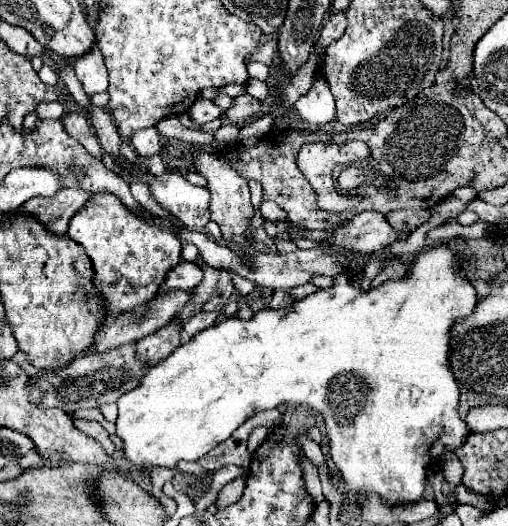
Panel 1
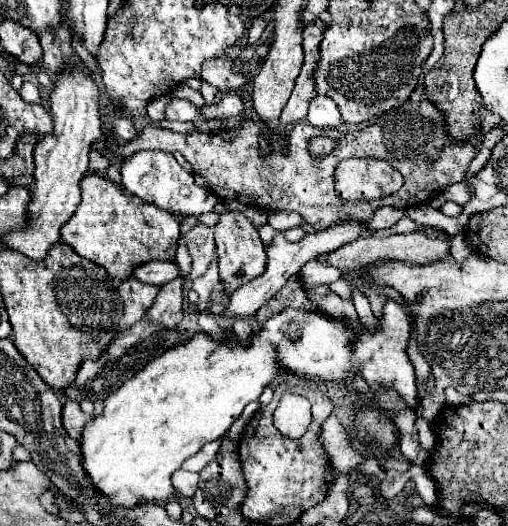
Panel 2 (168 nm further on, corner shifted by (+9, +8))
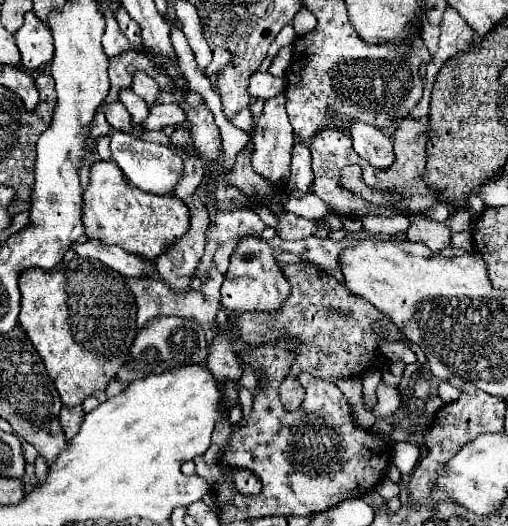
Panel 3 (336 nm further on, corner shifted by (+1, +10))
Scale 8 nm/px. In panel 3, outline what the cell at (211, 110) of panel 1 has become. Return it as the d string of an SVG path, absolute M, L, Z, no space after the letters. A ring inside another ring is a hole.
M177 103L171 105L155 105L149 109L149 117L145 119L143 127L153 131L153 129L163 129L165 125L183 125L185 113Z

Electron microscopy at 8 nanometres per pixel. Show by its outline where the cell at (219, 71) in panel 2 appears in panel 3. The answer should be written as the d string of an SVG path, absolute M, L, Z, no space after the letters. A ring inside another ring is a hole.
M213 47L213 61L209 63L209 67L205 69L205 75L207 77L215 77L227 63L231 63L231 53L225 51L225 49L219 49L219 47Z

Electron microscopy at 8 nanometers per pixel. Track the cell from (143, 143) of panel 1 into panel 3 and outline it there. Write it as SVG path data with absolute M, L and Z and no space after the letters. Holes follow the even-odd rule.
M111 103L111 105L103 105L103 111L105 111L105 117L109 121L109 125L117 131L123 131L123 133L133 133L135 127L131 123L131 115L129 111L125 109L123 103Z

